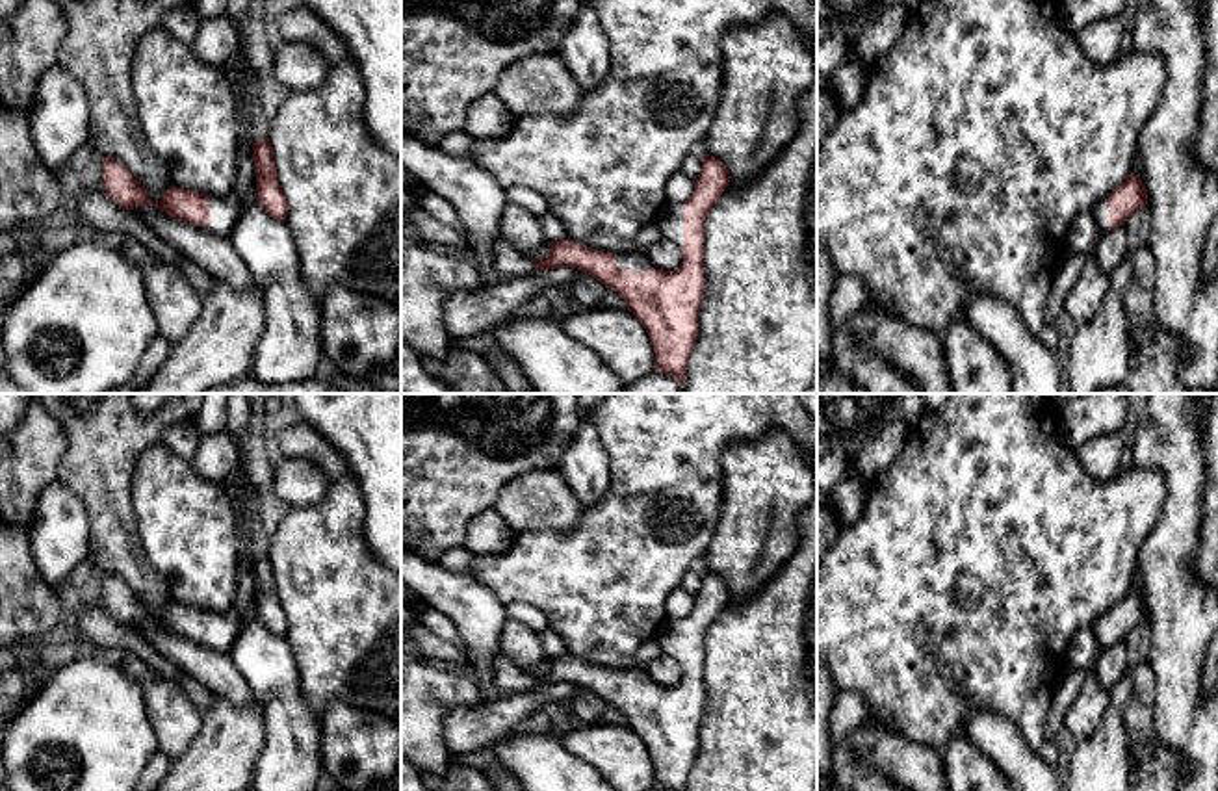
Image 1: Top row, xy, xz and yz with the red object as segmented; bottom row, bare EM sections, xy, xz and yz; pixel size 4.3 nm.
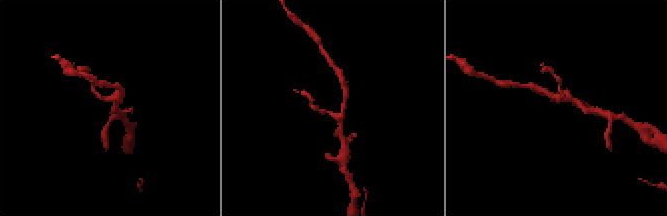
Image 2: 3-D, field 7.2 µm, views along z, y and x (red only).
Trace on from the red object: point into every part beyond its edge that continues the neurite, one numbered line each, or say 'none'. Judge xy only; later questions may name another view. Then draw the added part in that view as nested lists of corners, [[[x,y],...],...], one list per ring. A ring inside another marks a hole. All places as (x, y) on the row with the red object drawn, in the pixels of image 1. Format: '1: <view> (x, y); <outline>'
1: xy (221, 208); [[[234,193],[227,197],[214,197],[210,195],[210,223],[202,228],[219,234],[228,236],[236,221],[236,197]]]

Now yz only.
1: yz (1100, 212); [[[1108,195],[1094,204],[1092,217],[1101,234],[1108,232]]]

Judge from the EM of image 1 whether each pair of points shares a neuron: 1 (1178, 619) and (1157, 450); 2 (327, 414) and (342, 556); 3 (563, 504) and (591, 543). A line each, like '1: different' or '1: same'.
1: same
2: different
3: different

